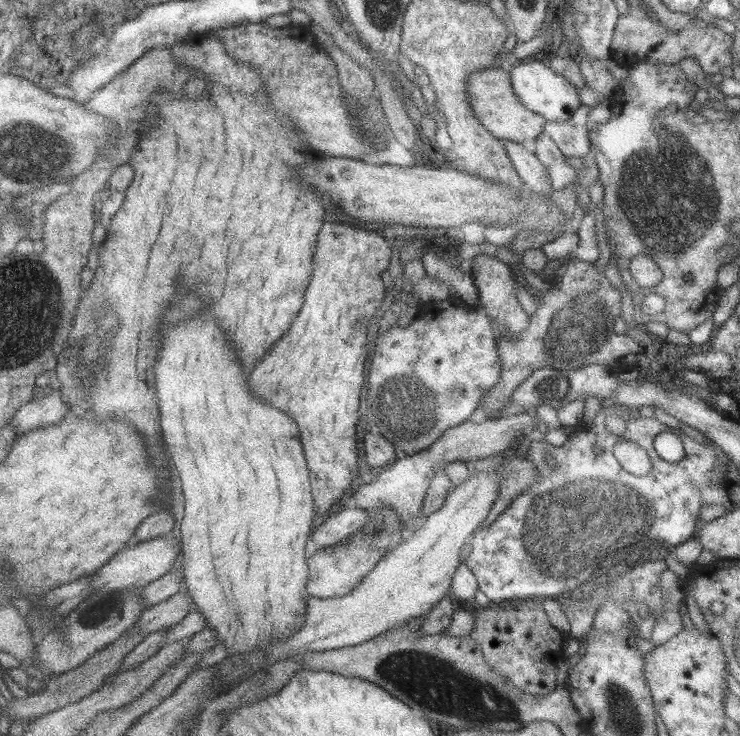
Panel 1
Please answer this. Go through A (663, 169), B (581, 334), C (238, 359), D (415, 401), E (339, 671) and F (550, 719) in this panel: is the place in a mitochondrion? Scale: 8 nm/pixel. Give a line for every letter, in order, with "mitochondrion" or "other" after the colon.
A: mitochondrion
B: mitochondrion
C: other
D: mitochondrion
E: other
F: other

